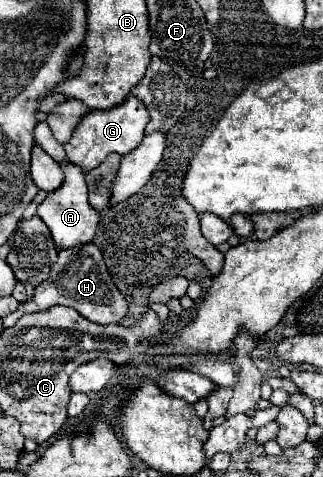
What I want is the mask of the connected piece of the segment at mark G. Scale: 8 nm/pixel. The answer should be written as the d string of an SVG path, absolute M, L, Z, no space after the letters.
M130 95L124 105L118 105L114 109L108 111L90 111L78 125L78 129L74 131L72 139L64 145L66 155L70 159L70 163L82 167L82 171L90 171L96 169L96 165L100 165L110 153L118 153L118 155L128 155L132 149L136 149L144 137L144 129L146 123L150 121L150 115L144 107L144 103L140 99L136 99L134 95Z

